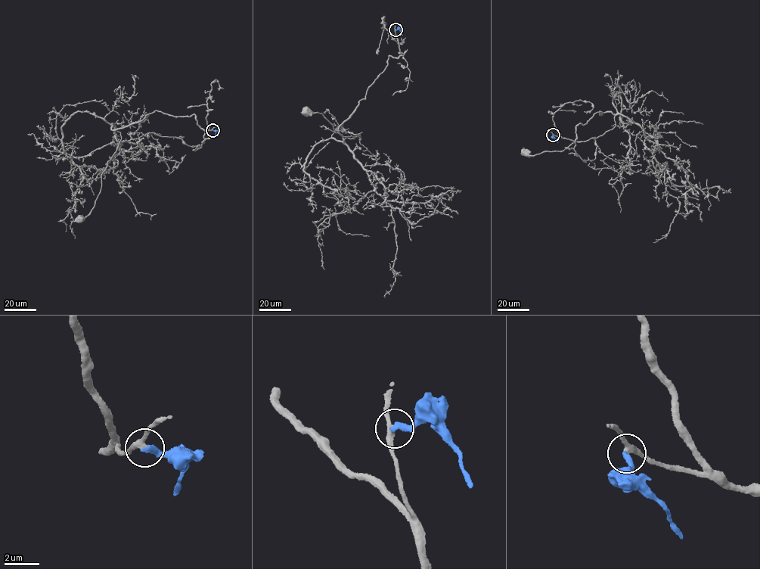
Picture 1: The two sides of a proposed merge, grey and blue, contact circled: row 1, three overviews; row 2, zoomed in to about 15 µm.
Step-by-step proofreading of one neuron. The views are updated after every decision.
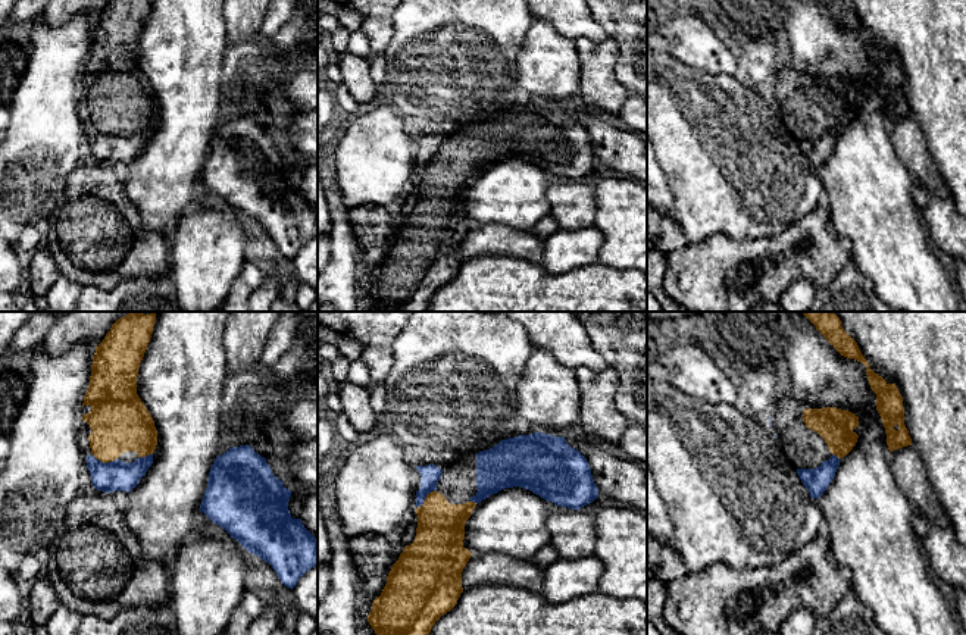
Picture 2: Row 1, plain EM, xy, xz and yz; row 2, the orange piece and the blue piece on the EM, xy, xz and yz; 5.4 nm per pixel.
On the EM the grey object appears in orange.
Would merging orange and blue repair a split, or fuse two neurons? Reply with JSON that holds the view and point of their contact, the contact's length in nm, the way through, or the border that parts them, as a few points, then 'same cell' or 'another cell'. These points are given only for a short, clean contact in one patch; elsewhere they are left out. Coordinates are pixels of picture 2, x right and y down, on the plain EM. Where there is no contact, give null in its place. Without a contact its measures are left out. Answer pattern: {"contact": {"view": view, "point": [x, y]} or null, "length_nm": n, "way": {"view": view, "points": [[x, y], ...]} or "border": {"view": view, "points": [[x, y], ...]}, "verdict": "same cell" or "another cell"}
{"contact": {"view": "xy", "point": [105, 133]}, "length_nm": 150, "verdict": "same cell"}

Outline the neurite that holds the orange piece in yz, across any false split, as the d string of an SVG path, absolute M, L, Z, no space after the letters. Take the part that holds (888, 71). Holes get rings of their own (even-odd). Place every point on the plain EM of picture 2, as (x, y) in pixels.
M817 0L828 13L844 28L854 29L866 37L866 46L872 62L876 65L876 81L887 104L890 123L912 116L912 109L904 96L903 68L895 54L888 54L882 47L875 44L857 13L844 0Z

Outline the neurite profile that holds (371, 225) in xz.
M357 206L348 210L348 220L362 253L373 247L388 247L394 235L385 207Z

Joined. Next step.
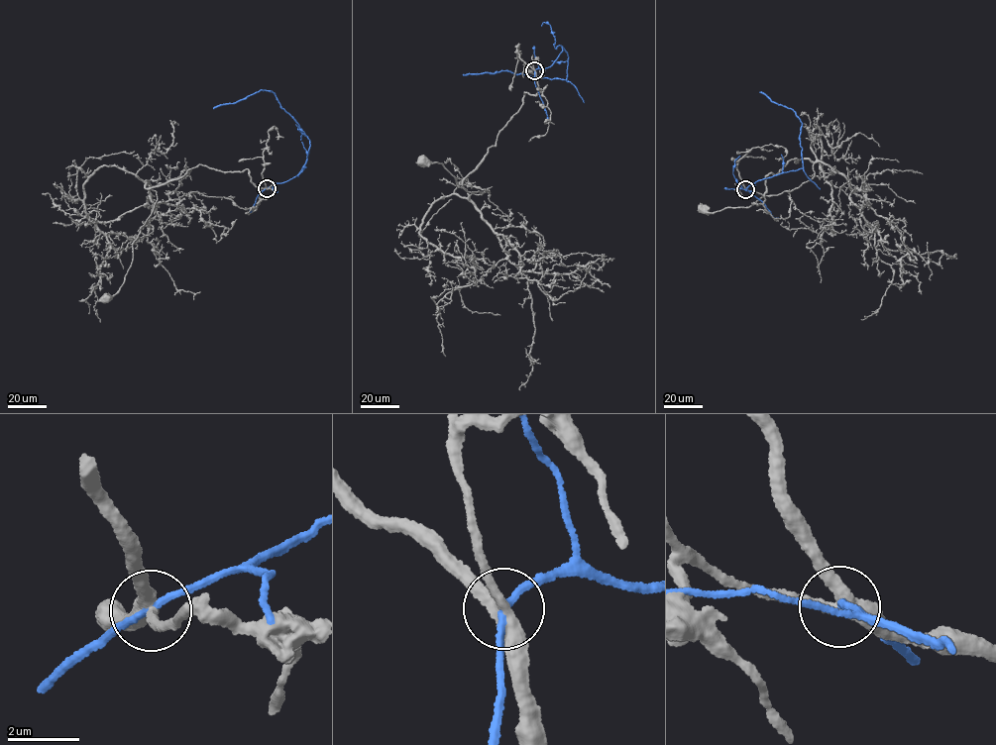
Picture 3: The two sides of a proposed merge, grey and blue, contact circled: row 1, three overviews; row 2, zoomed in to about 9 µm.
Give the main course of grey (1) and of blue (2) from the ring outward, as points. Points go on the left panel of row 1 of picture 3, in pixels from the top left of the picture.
1: (266, 188), (247, 168), (200, 163), (146, 183), (158, 197), (123, 282), (106, 299)
2: (266, 188), (288, 180), (302, 169), (308, 138), (269, 90), (213, 108)

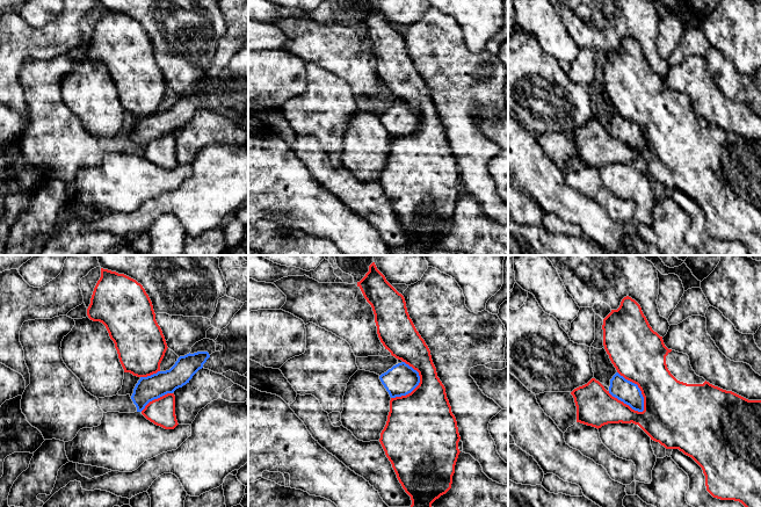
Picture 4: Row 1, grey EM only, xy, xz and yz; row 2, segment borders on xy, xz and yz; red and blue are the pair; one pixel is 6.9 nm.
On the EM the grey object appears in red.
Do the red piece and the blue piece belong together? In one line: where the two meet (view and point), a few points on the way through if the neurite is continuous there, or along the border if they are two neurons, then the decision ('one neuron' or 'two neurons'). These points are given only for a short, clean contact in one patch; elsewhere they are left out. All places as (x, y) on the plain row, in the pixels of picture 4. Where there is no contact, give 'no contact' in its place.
meets red in yz at (639, 128); two neurons

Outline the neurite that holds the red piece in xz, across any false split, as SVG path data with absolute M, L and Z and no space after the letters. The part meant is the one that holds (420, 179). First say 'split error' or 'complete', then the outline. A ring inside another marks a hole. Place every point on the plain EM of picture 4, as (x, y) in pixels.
complete | M375 2L357 22L357 27L372 48L377 74L385 89L416 110L420 116L419 125L411 133L391 138L387 161L379 182L399 223L411 237L410 248L428 252L434 248L432 244L451 229L455 205L461 193L457 161L451 152L445 128L437 117L430 90L410 58L404 36L386 21Z

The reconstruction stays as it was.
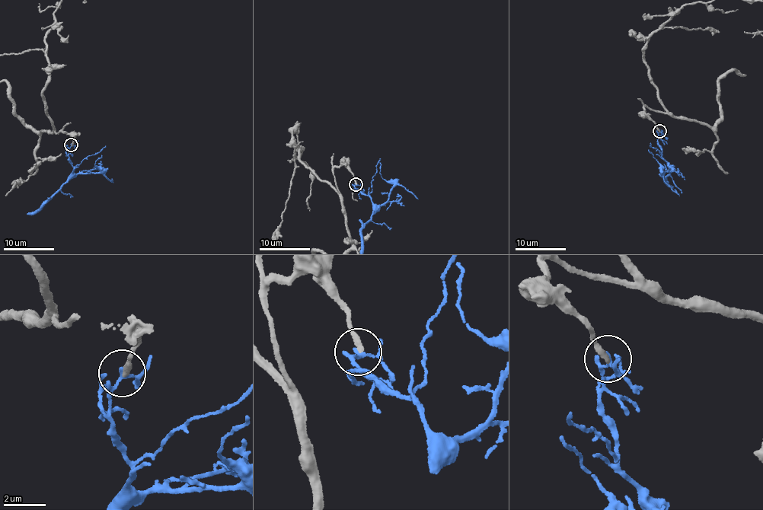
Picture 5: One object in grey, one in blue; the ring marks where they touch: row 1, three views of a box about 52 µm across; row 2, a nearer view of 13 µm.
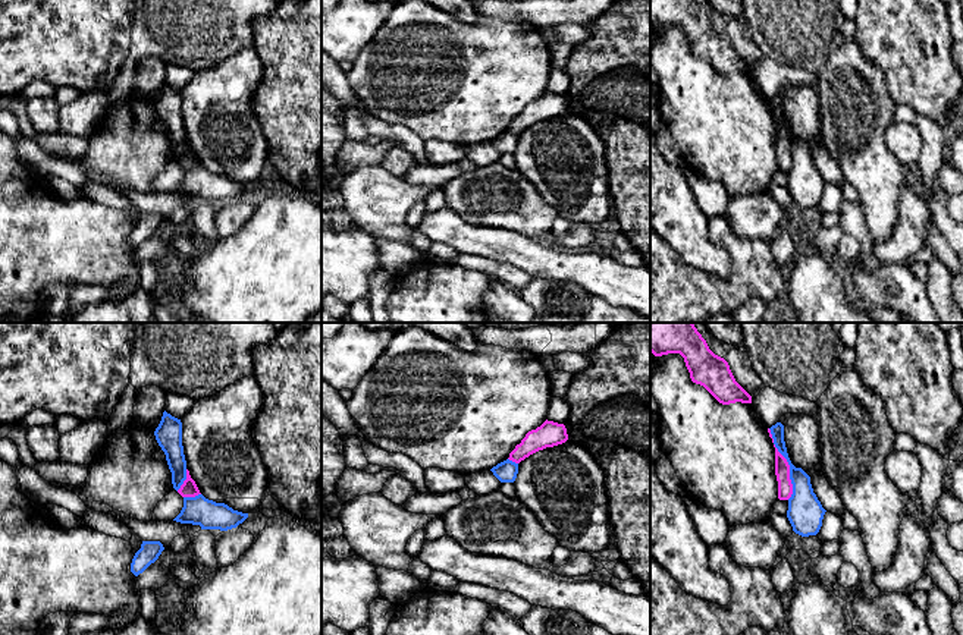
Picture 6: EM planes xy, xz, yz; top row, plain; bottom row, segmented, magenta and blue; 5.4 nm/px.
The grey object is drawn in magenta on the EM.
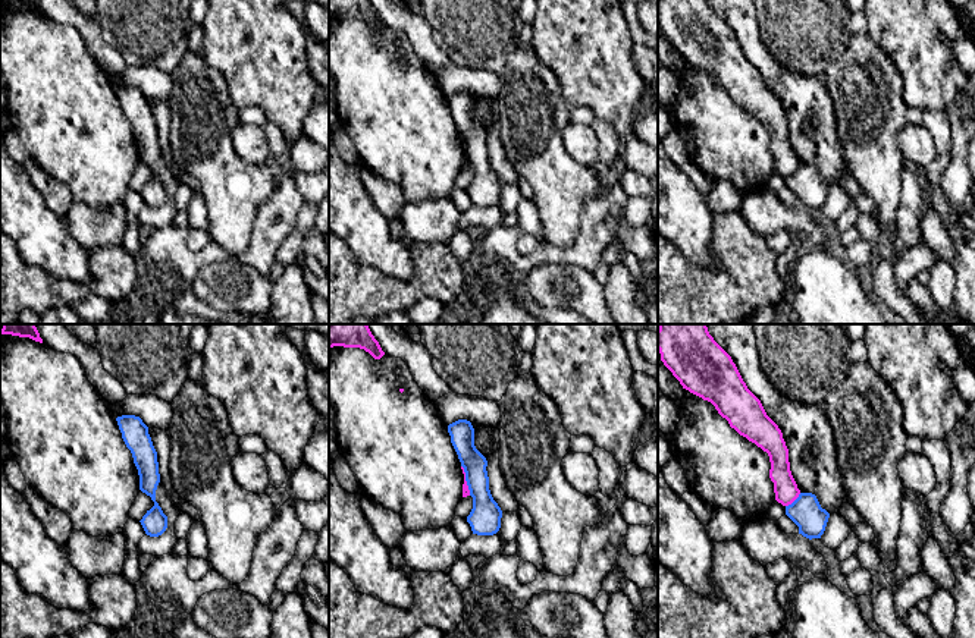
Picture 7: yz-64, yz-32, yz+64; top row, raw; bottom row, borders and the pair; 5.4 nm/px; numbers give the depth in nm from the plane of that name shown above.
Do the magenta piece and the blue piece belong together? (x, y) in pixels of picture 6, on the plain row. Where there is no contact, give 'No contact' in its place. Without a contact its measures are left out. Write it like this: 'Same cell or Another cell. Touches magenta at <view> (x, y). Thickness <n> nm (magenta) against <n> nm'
Another cell. Touches magenta at yz (787, 135). Thickness 80 nm (magenta) against 180 nm

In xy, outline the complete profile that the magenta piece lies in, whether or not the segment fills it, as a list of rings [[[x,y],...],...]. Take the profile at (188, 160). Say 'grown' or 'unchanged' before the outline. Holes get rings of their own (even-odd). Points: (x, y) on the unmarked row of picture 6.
unchanged; [[[186,141],[186,151],[183,153],[183,155],[181,157],[181,160],[178,161],[178,164],[182,167],[182,169],[195,169],[200,164],[195,153],[191,150],[189,147],[189,142]]]

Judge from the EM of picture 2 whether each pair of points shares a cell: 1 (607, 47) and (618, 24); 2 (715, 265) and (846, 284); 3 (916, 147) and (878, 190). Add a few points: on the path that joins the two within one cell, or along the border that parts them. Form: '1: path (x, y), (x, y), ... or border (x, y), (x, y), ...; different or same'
1: border (607, 36), (618, 47), (615, 72); different
2: border (850, 260), (825, 287), (818, 290); different
3: border (890, 130), (897, 156), (910, 172); different

